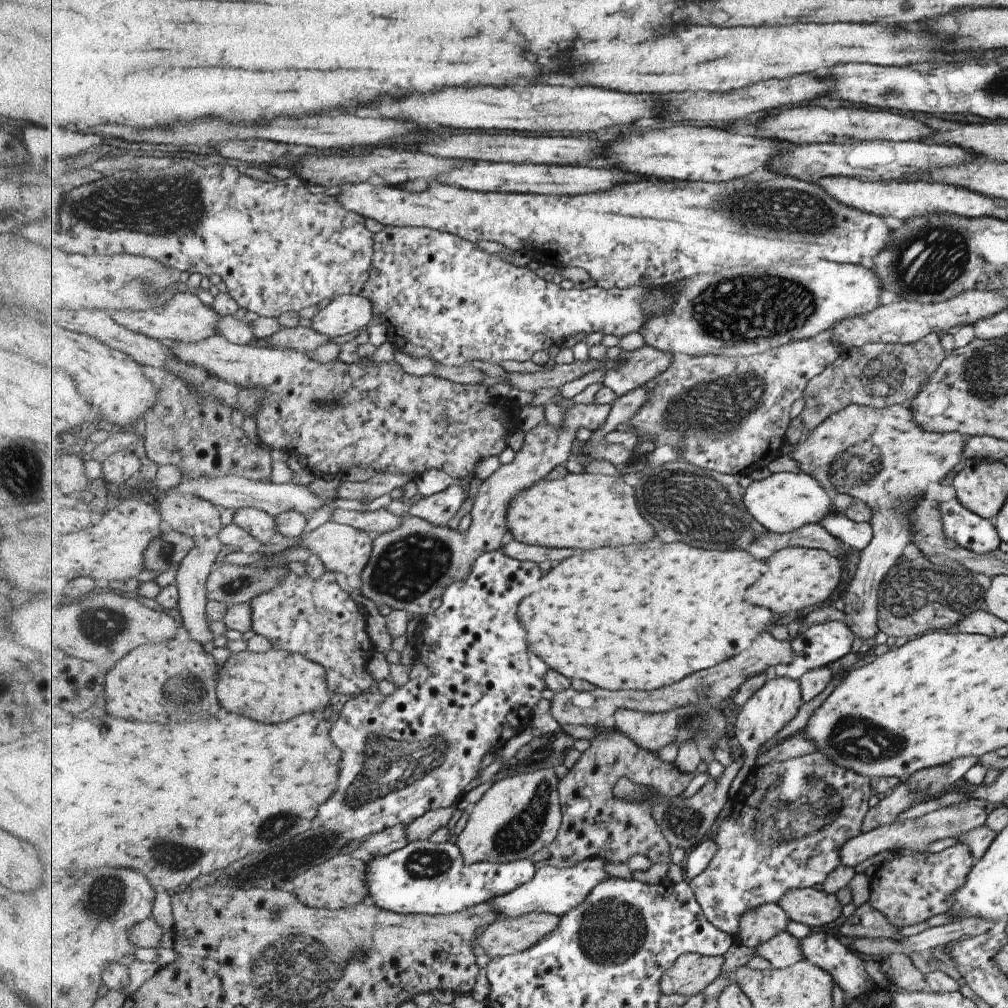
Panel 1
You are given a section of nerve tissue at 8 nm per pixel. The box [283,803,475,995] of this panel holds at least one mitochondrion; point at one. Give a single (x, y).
(424, 865)

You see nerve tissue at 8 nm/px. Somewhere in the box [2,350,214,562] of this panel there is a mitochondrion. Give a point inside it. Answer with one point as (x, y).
(179, 454)

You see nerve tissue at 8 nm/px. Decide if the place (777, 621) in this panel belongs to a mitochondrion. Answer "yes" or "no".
no

